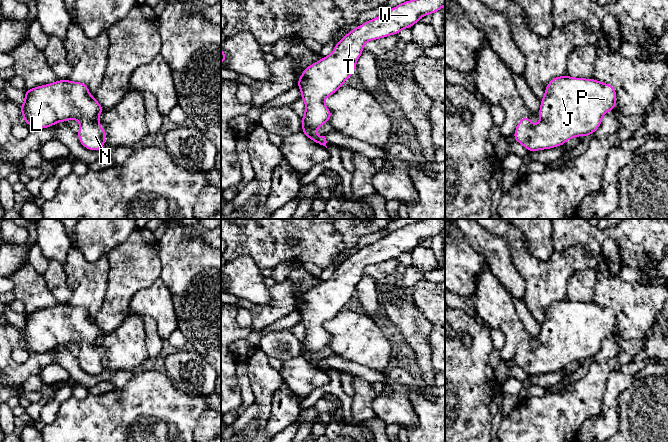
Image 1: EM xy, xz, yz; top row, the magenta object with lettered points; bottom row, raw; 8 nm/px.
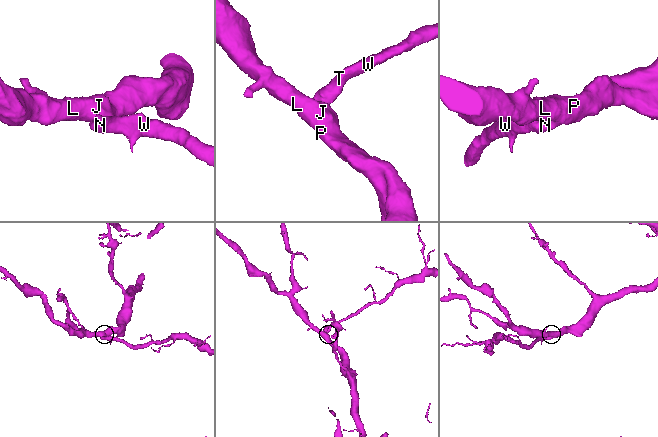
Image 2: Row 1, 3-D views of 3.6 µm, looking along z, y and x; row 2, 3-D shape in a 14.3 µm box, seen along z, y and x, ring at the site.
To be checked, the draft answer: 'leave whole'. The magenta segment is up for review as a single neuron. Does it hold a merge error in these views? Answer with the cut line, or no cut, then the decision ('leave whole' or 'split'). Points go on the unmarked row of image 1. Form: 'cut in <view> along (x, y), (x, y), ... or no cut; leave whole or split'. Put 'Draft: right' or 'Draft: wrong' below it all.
no cut; leave whole
Draft: right

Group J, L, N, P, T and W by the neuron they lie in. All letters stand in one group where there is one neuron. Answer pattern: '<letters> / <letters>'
J L N P T W

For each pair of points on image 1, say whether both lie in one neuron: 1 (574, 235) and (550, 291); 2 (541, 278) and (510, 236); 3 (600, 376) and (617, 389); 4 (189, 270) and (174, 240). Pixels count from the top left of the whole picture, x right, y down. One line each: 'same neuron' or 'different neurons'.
1: different neurons
2: same neuron
3: different neurons
4: same neuron

